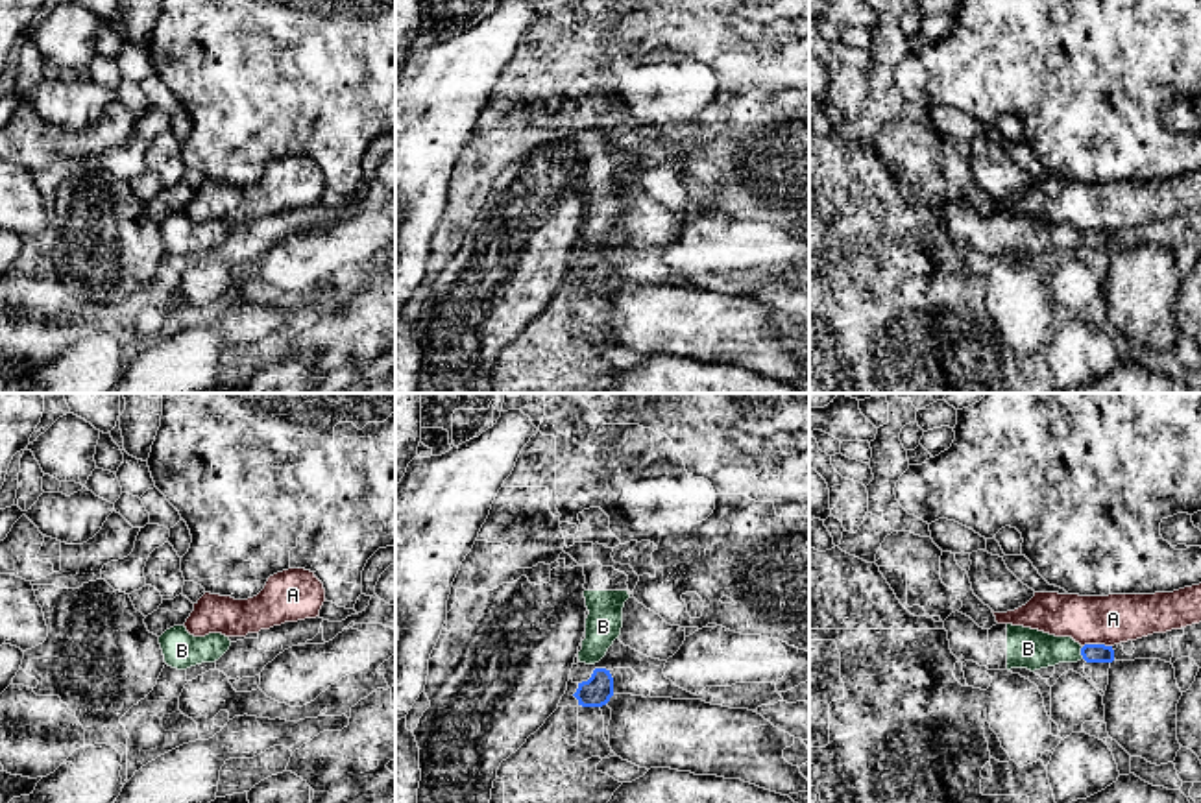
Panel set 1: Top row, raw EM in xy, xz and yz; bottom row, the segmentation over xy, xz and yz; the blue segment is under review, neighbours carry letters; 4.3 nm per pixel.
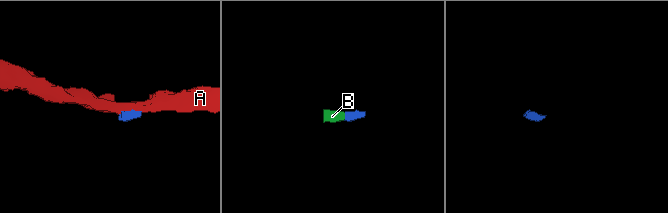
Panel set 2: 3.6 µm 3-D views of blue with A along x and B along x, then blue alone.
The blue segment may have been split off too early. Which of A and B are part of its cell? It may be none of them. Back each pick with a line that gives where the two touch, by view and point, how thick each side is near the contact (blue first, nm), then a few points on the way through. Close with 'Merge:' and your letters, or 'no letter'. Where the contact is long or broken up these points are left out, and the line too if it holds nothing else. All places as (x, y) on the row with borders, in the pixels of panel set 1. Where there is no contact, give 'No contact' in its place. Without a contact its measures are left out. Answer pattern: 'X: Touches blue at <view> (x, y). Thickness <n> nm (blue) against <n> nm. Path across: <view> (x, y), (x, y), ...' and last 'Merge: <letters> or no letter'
B: Touches blue at yz (1081, 652). Thickness 80 nm (blue) against 180 nm. Path across: yz (1091, 652), (1081, 652), (1028, 648)
Merge: B

